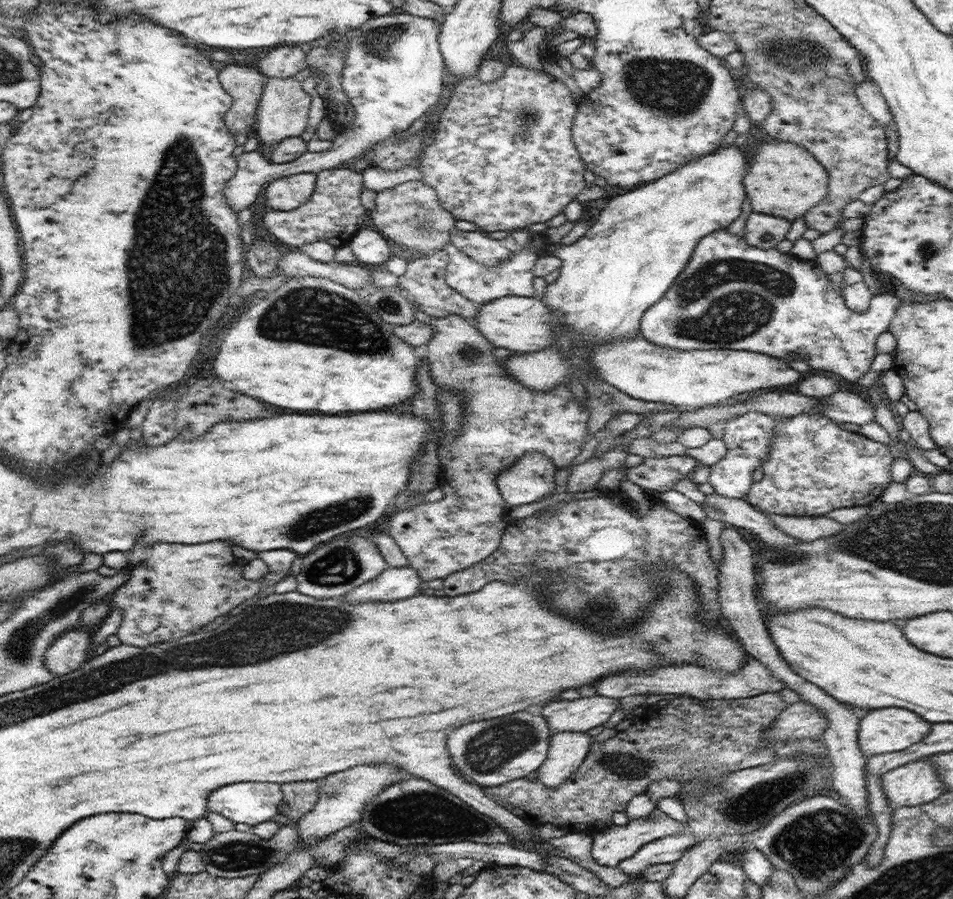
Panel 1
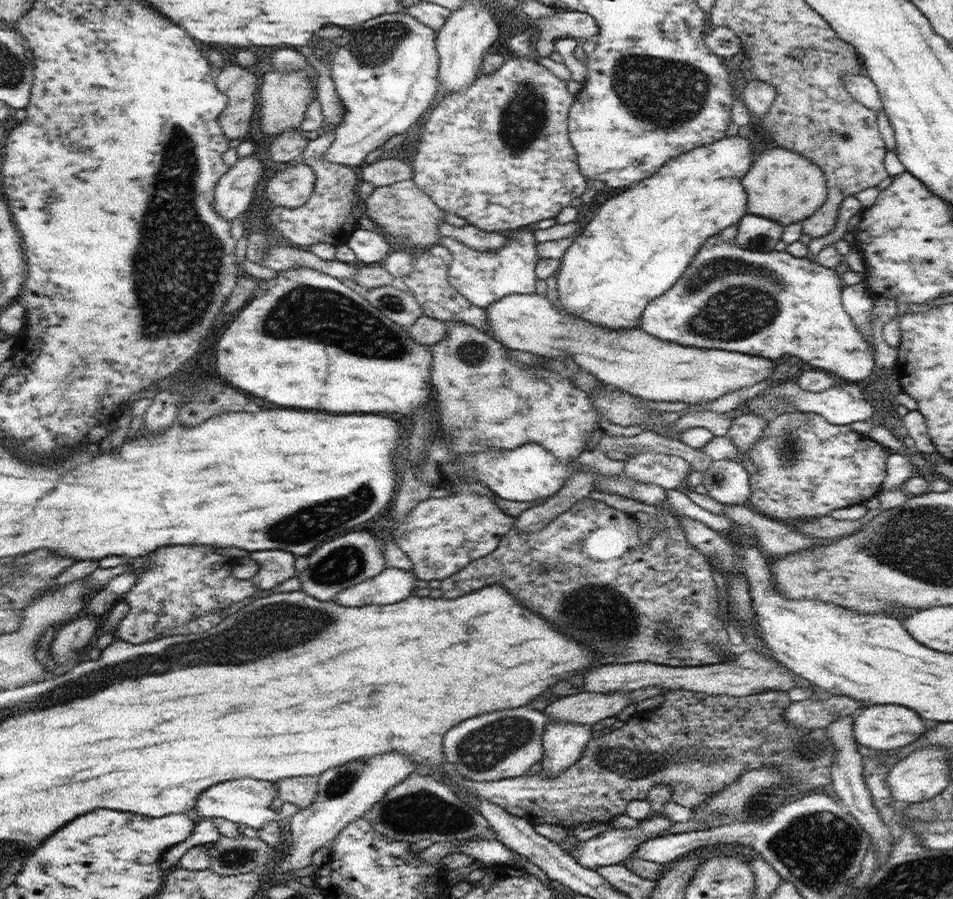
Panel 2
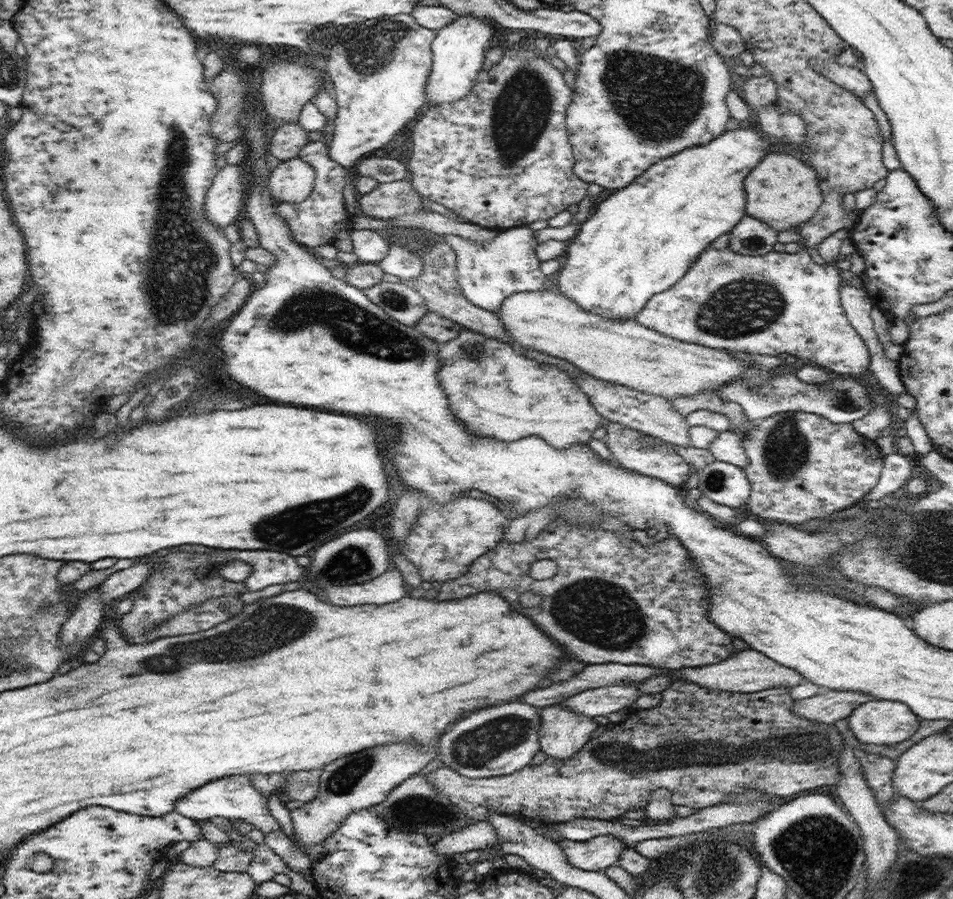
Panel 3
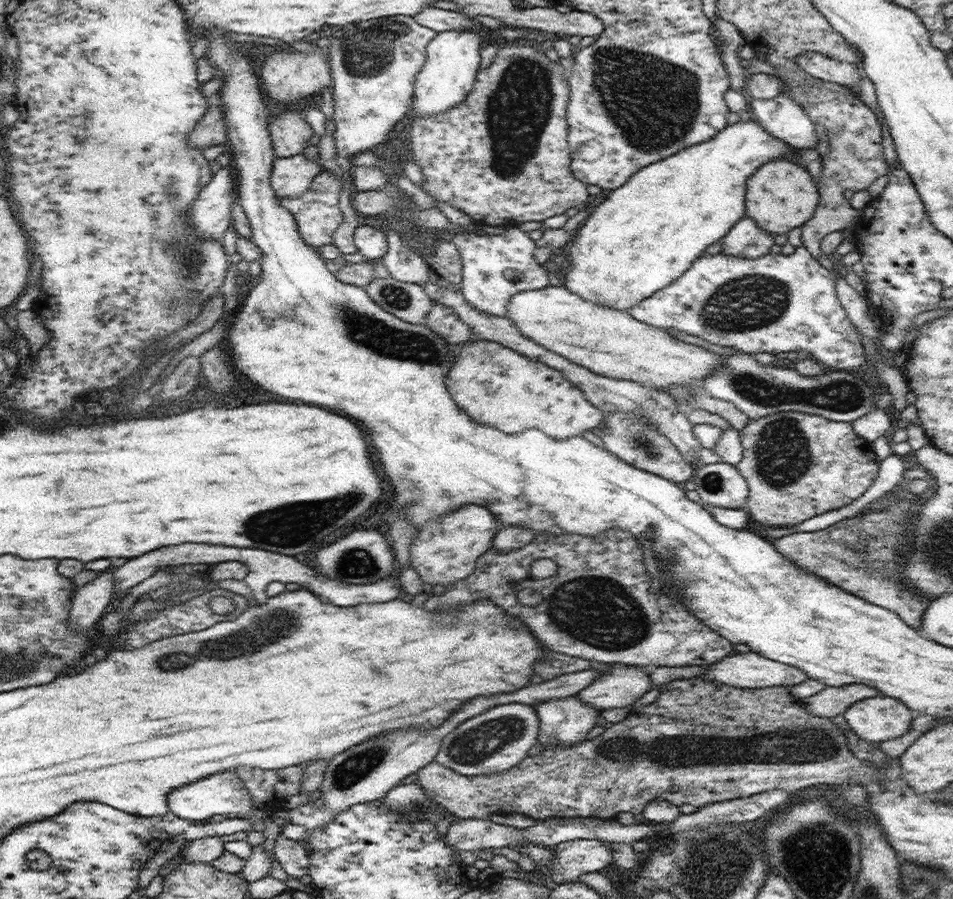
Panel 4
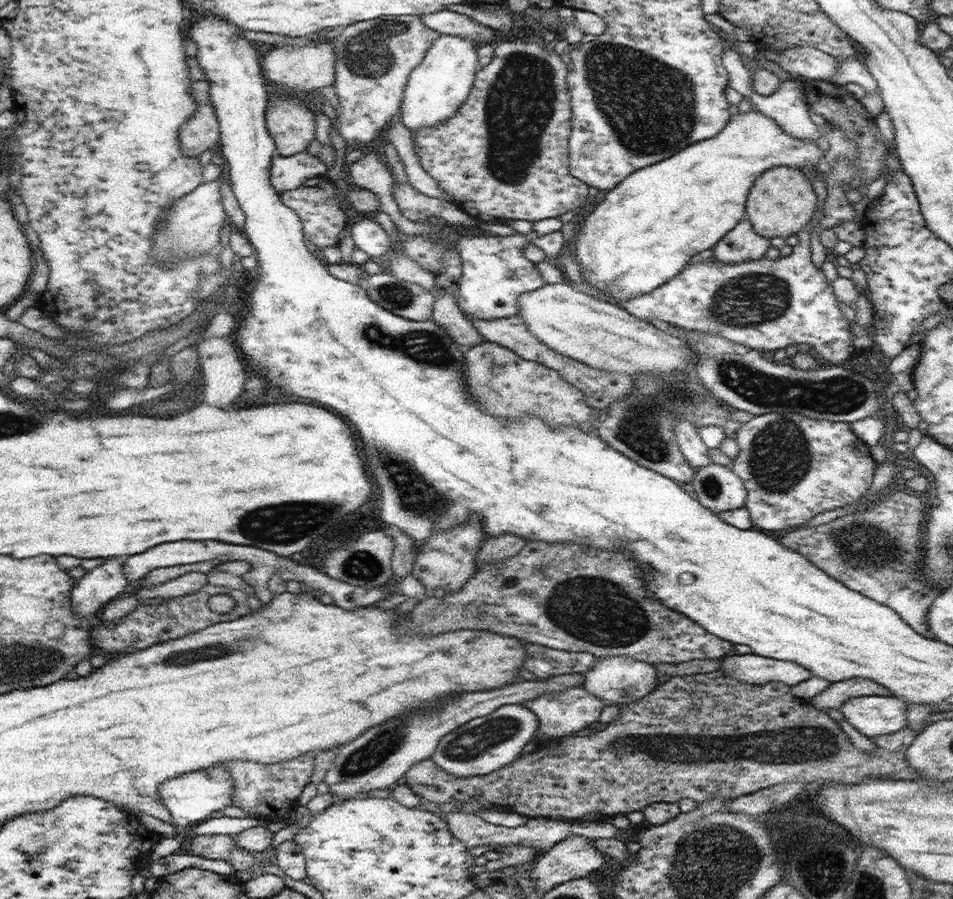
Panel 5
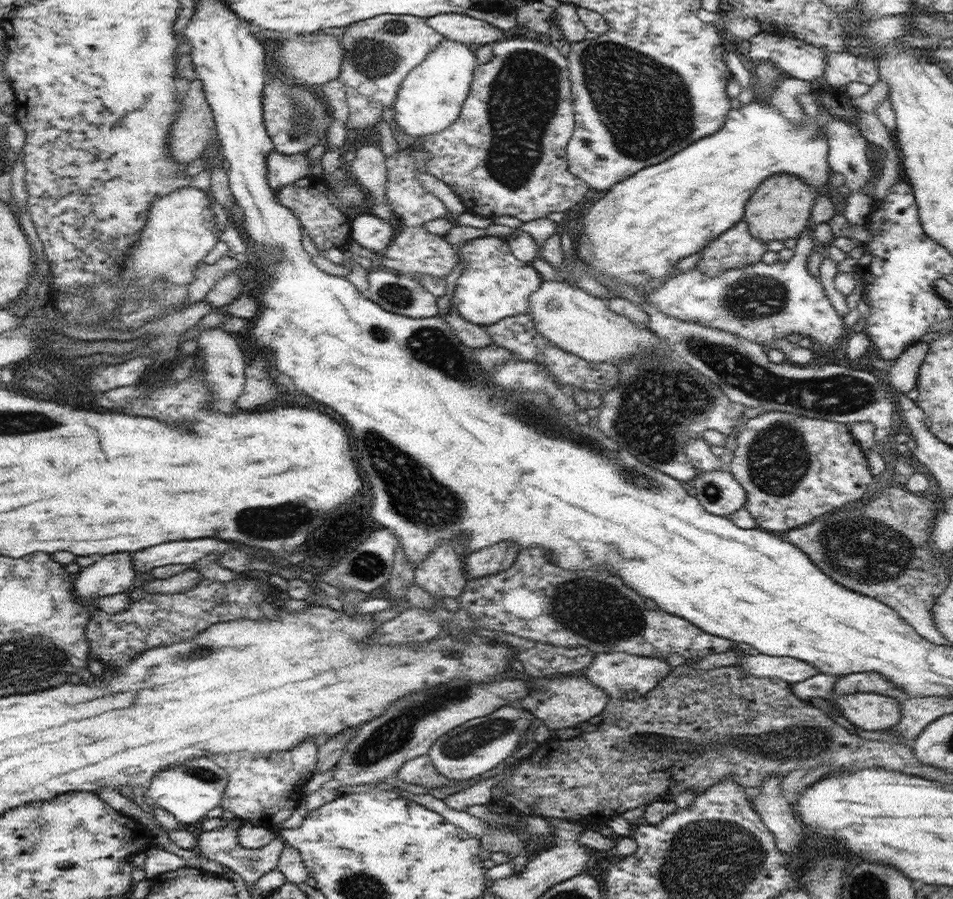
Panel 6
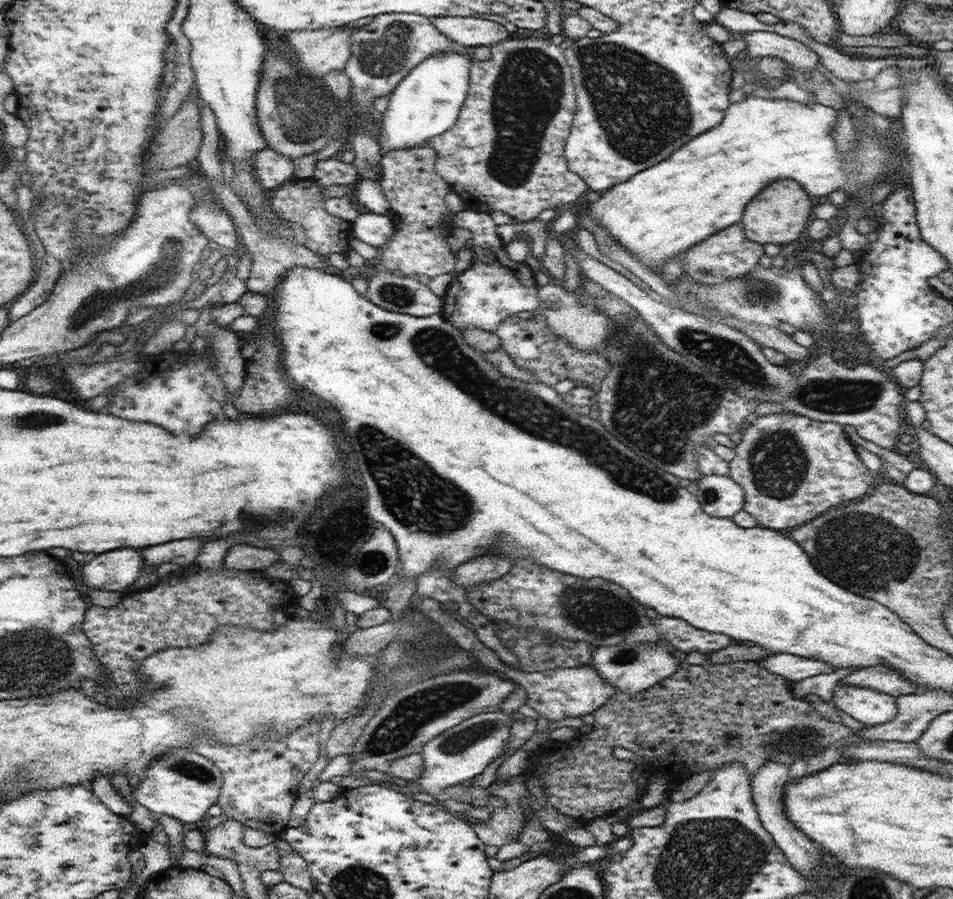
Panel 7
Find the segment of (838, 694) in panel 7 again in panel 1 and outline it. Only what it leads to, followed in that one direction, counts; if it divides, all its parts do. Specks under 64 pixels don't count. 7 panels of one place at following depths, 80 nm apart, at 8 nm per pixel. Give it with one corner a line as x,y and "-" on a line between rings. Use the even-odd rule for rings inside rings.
872,708
860,720
859,747
867,759
878,754
906,750
912,744
926,738
931,731
931,722
922,720
918,714
914,714
914,712
906,710
906,708

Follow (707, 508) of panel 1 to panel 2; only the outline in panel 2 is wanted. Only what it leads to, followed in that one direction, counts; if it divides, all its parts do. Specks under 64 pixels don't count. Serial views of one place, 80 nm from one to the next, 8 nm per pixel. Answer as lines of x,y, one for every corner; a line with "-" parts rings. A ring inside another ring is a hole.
747,503
736,504
736,506
725,506
724,515
734,521
734,526
750,527
756,537
764,556
771,558
784,558
788,554
812,550
812,547
831,543
839,538
812,538
808,535
794,531
788,524
777,521
759,512
752,510

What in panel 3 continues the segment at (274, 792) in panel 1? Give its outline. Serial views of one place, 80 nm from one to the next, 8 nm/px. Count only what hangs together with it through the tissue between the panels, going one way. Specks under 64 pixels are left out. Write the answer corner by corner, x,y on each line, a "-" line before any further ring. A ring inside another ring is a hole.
228,776
212,784
204,784
202,788
194,790
192,794
176,802
176,810
181,815
201,823
214,819
215,816
222,816
225,819
242,820
248,824
254,824
264,834
280,829
280,823
274,819
268,809
267,798
258,792
248,776

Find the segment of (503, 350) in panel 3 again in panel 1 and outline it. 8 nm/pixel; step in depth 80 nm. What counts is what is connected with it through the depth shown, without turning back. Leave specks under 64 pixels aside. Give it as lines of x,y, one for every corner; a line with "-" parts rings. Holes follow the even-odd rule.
415,305
415,319
420,322
427,322
431,324
433,328
433,337
429,340
428,353
425,357
429,362
431,368
431,375
433,381
437,384
440,389
450,389
456,391
463,398
463,405
465,406
465,417
463,418
463,428
458,433
456,438
450,438
454,444
448,444
450,440
442,438
440,446
438,446
438,456
440,456
440,466
441,466
441,476
443,477
443,482
441,483
442,488
446,491
445,497
438,502
428,502
421,503
418,506
412,507
411,509
398,511
398,514
392,516
390,522
390,532
389,534
394,537
394,540
399,544
400,551
404,554
404,557
408,560
409,567
414,568
418,571
419,577
422,581
434,580
435,578
445,579
448,575
454,574
454,572
462,571
470,566
480,563
485,560
488,556
491,556
501,543
501,537
506,532
508,525
502,522
502,516
504,514
505,501
502,499
500,490
498,490
497,485
497,474
503,472
505,468
512,466
517,460
521,459
527,452
539,452
544,454
560,469
566,468
573,465
575,462
580,461
586,454
587,445
585,445
585,440
588,432
588,417
590,416
590,411
584,403
584,398
579,390
572,389
565,384
559,384
556,388
552,390
547,390
547,392
536,392
535,390
530,390
526,388
523,384
520,384
503,366
503,361
496,357
492,350
496,347
488,339
481,335
479,330
475,327
475,321
468,320
459,314
446,315
445,317
434,318
429,314
426,314
422,309
417,308

